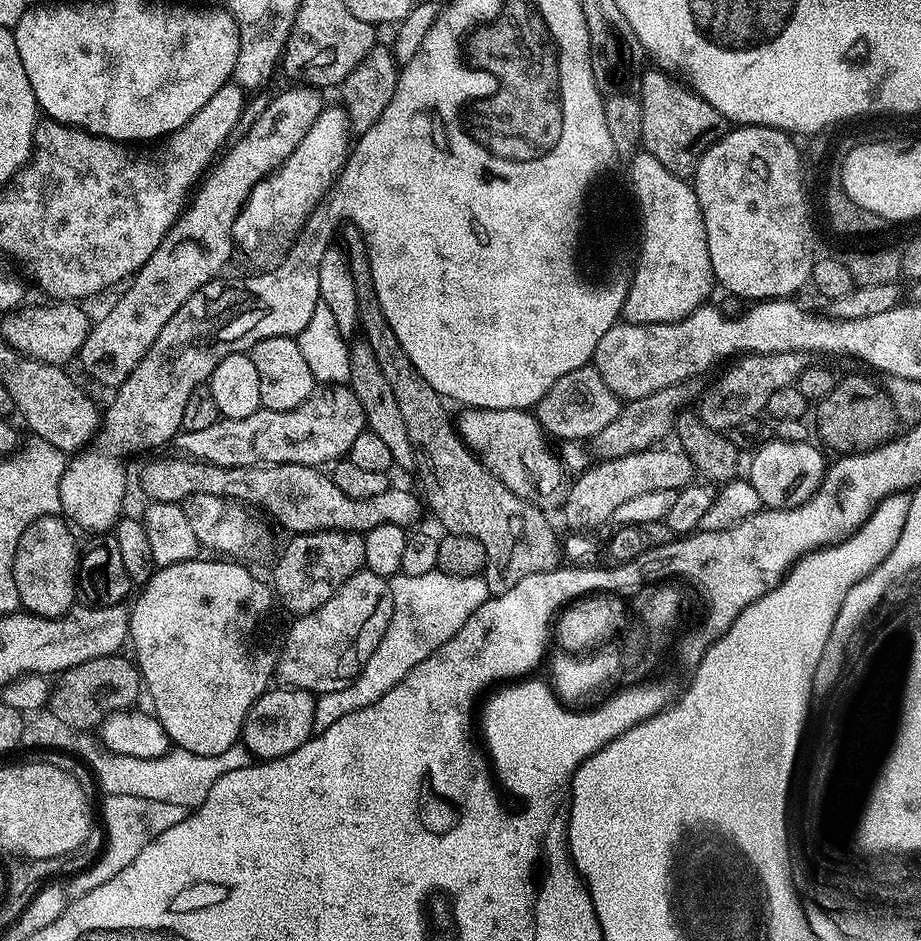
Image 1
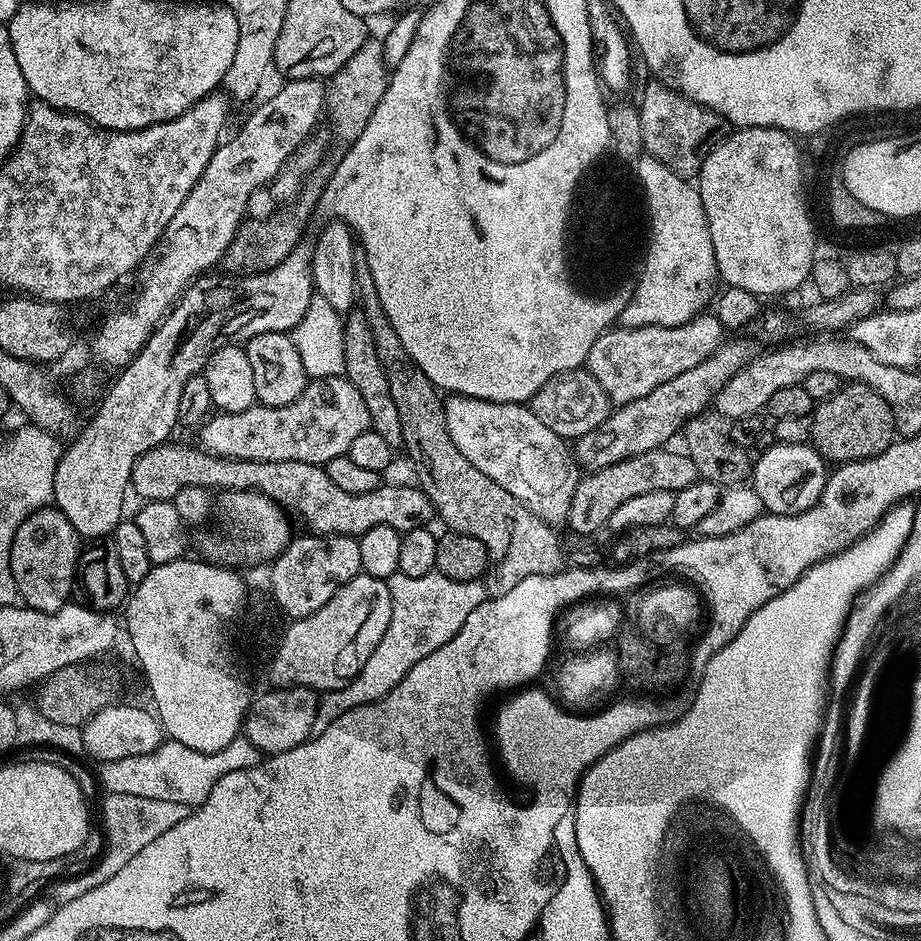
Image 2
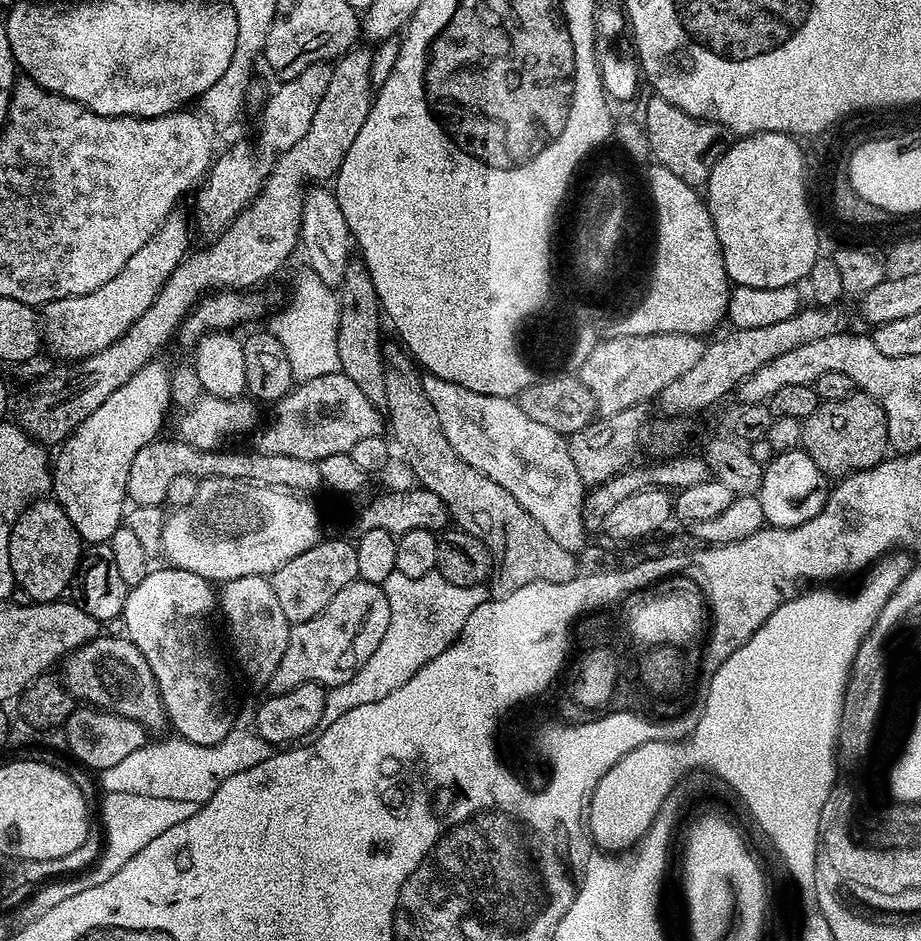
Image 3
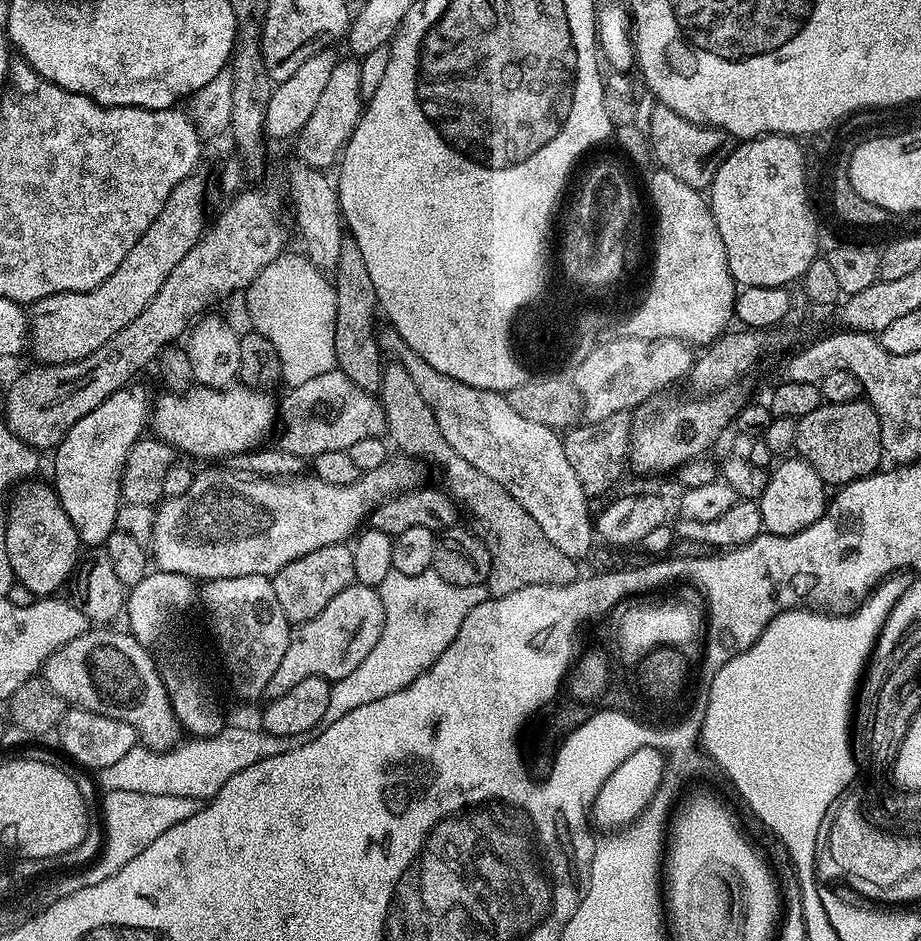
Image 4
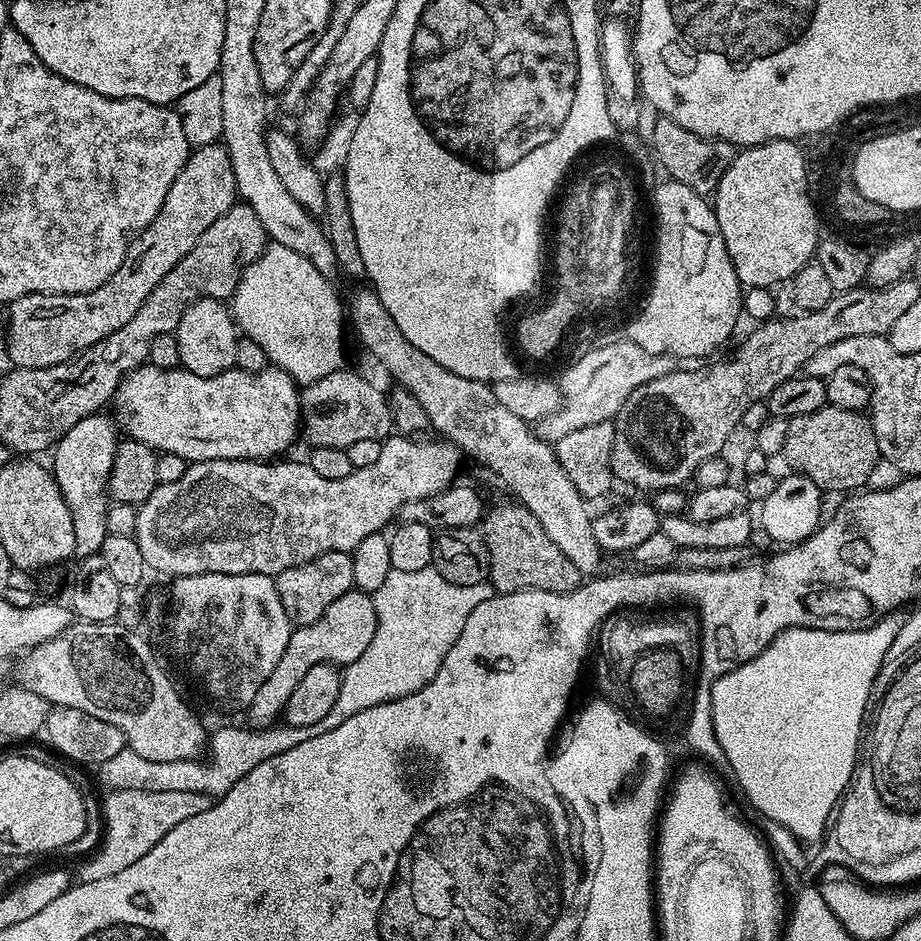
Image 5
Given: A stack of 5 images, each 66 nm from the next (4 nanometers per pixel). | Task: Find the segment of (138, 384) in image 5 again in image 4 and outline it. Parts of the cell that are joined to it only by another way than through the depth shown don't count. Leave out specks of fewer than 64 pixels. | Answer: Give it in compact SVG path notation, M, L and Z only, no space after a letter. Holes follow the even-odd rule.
M193 386L183 394L165 391L150 408L150 428L154 431L155 439L163 440L177 453L185 452L188 456L201 456L204 462L216 462L219 456L231 458L239 452L251 452L259 449L264 440L272 432L272 427L278 424L278 404L272 401L267 391L243 386L225 388L207 388Z

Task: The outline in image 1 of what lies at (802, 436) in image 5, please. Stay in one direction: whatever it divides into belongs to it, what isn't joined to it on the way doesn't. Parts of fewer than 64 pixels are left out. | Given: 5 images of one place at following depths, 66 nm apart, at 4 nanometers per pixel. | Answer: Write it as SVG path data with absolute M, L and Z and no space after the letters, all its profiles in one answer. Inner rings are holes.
M848 376L837 379L834 390L826 394L814 408L814 428L824 439L825 449L833 448L836 454L869 452L889 443L897 435L898 417L892 397L884 384L875 384L868 376Z

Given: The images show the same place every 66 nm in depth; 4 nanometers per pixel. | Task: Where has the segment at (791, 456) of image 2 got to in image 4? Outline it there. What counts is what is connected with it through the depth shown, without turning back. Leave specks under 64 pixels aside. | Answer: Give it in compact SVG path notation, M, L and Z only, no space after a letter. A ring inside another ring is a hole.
M799 458L781 459L771 469L766 494L762 494L758 501L764 523L763 531L773 536L797 536L802 530L806 530L806 526L822 518L826 507L824 491L824 479L814 470L814 466Z

